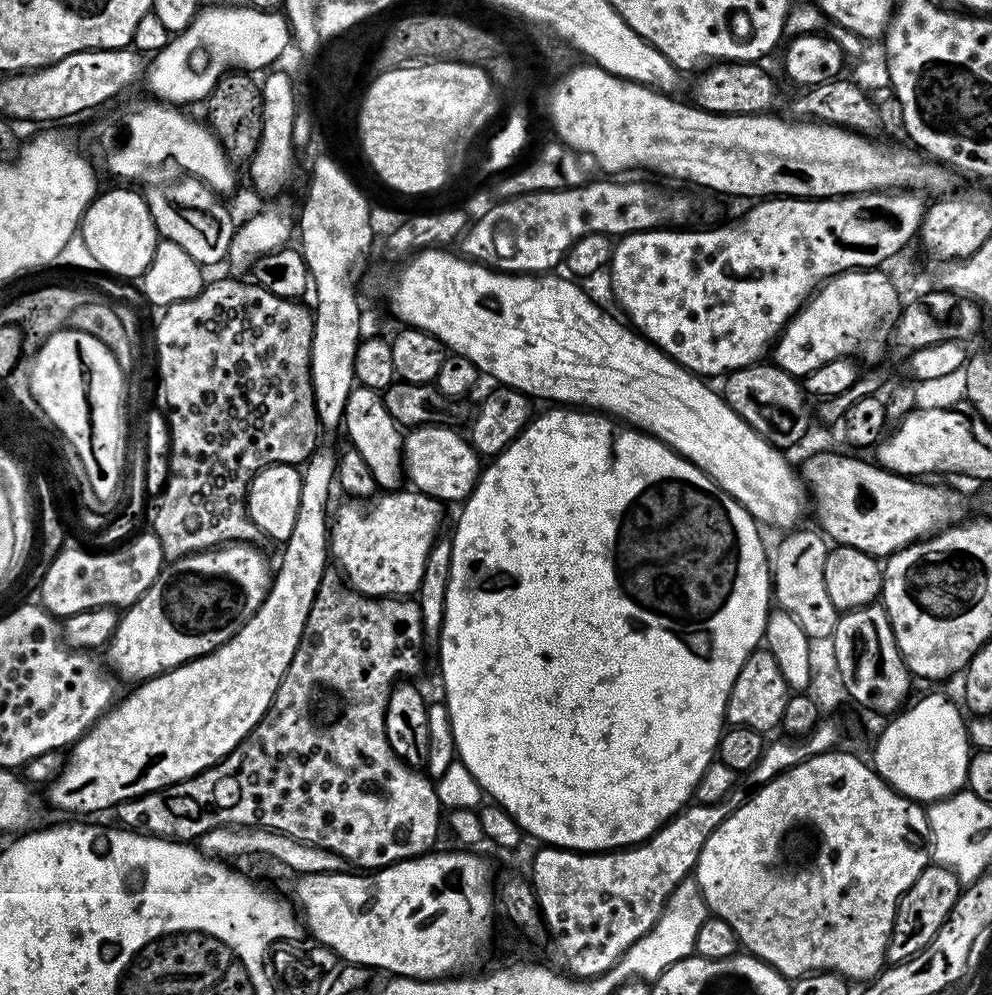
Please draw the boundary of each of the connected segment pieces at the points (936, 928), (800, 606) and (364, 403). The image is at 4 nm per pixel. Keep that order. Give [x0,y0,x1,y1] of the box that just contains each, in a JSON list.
[[886,866,962,965],[774,532,838,640],[342,387,403,490]]

